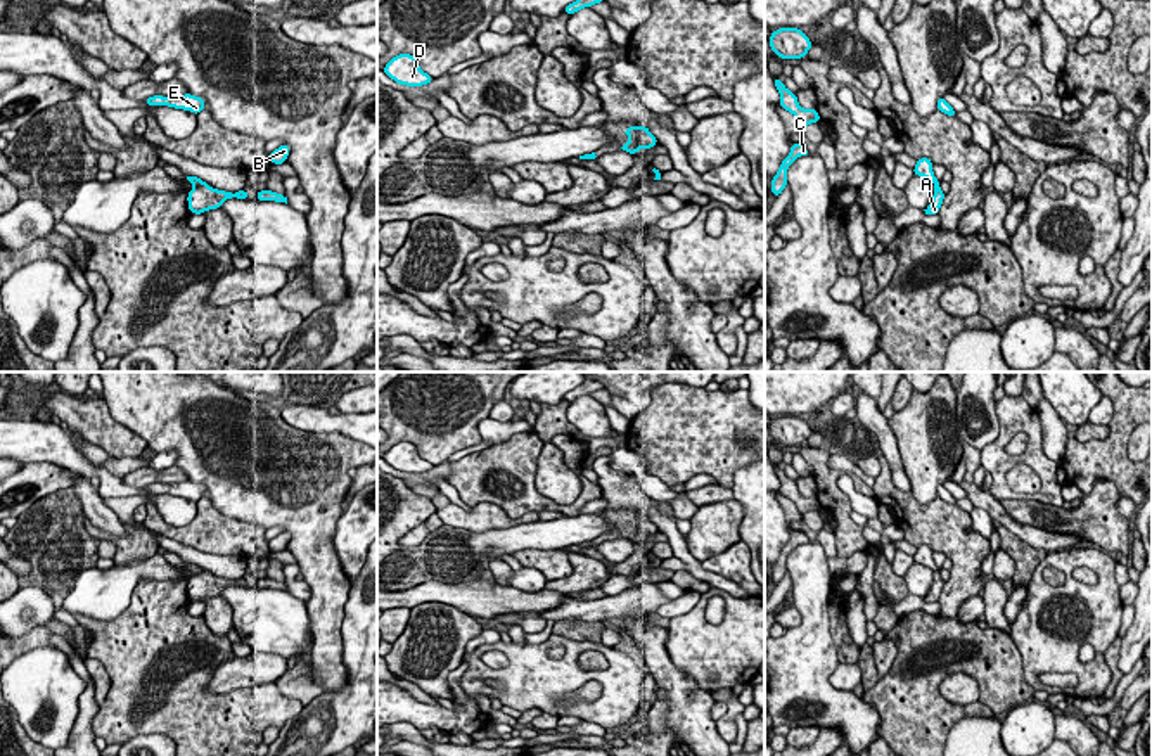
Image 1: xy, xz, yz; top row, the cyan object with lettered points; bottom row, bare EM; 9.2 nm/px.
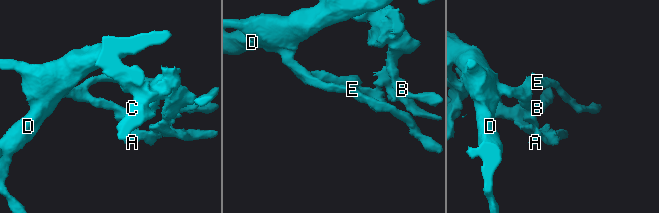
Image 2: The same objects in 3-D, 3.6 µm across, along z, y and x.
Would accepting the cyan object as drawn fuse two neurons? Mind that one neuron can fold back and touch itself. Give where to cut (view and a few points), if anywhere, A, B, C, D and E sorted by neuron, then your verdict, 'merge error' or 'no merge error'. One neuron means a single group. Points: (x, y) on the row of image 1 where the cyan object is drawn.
cut in yz along (938, 182), (934, 185); A B C / D E; merge error

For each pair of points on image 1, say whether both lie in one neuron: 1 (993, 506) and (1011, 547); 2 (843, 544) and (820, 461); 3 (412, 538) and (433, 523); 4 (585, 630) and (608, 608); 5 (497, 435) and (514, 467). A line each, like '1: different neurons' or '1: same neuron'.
1: different neurons
2: same neuron
3: same neuron
4: different neurons
5: different neurons

